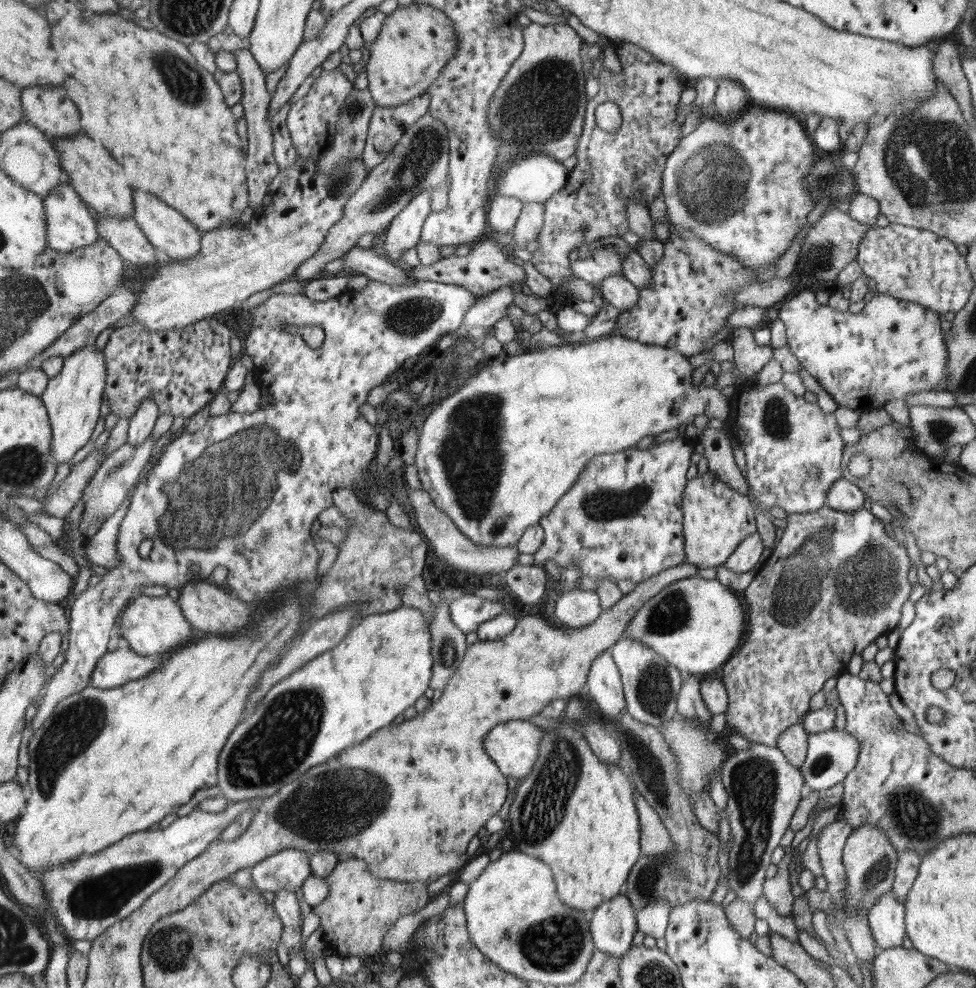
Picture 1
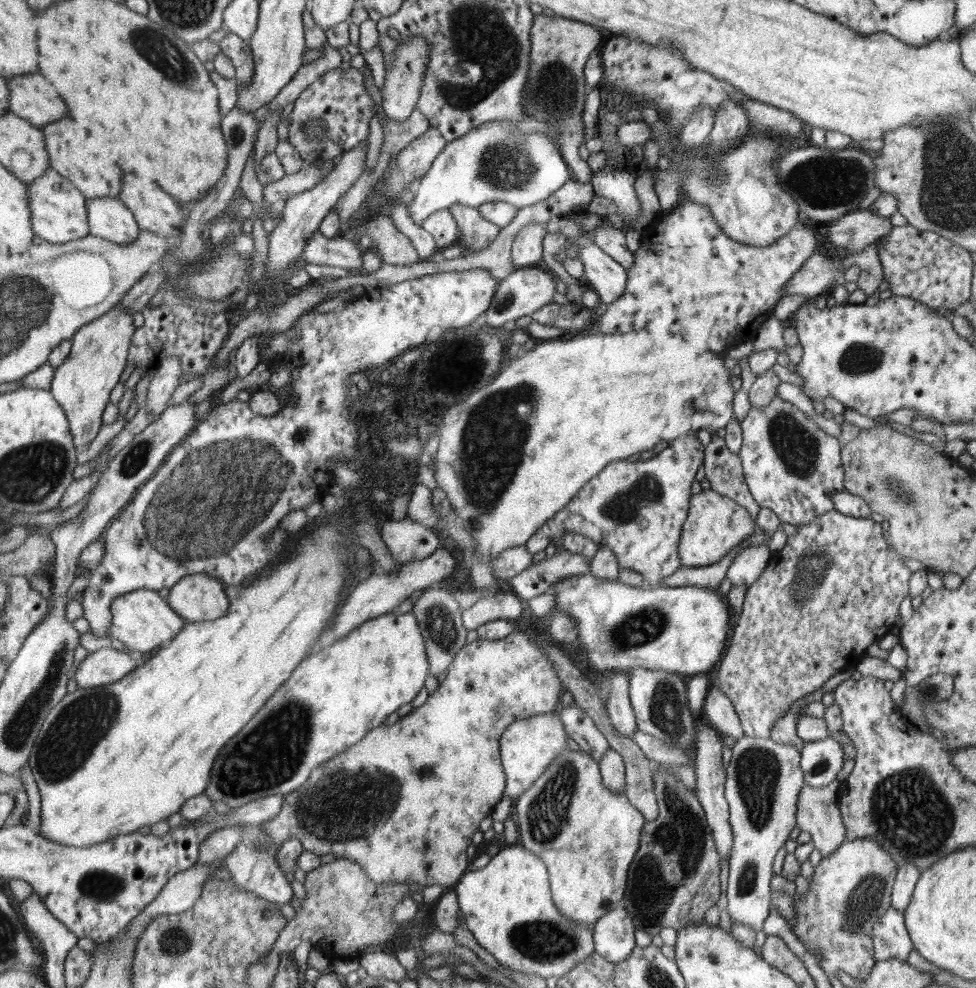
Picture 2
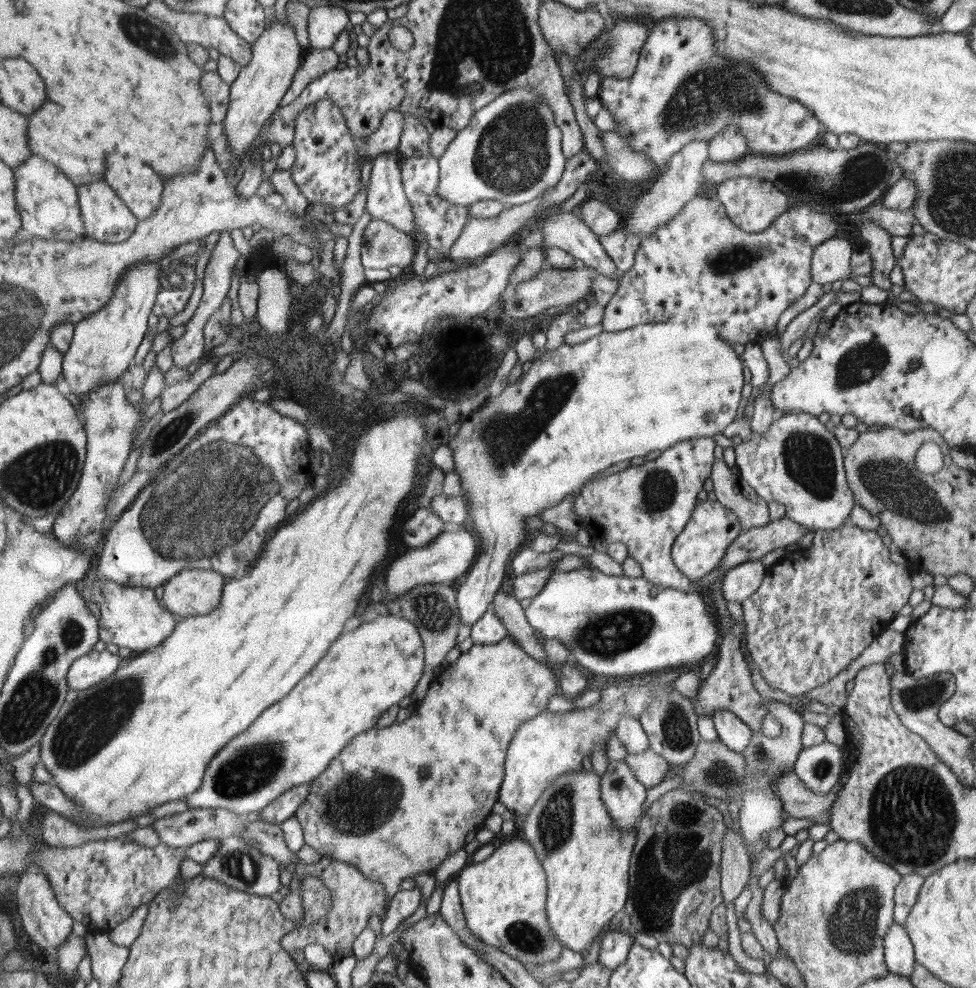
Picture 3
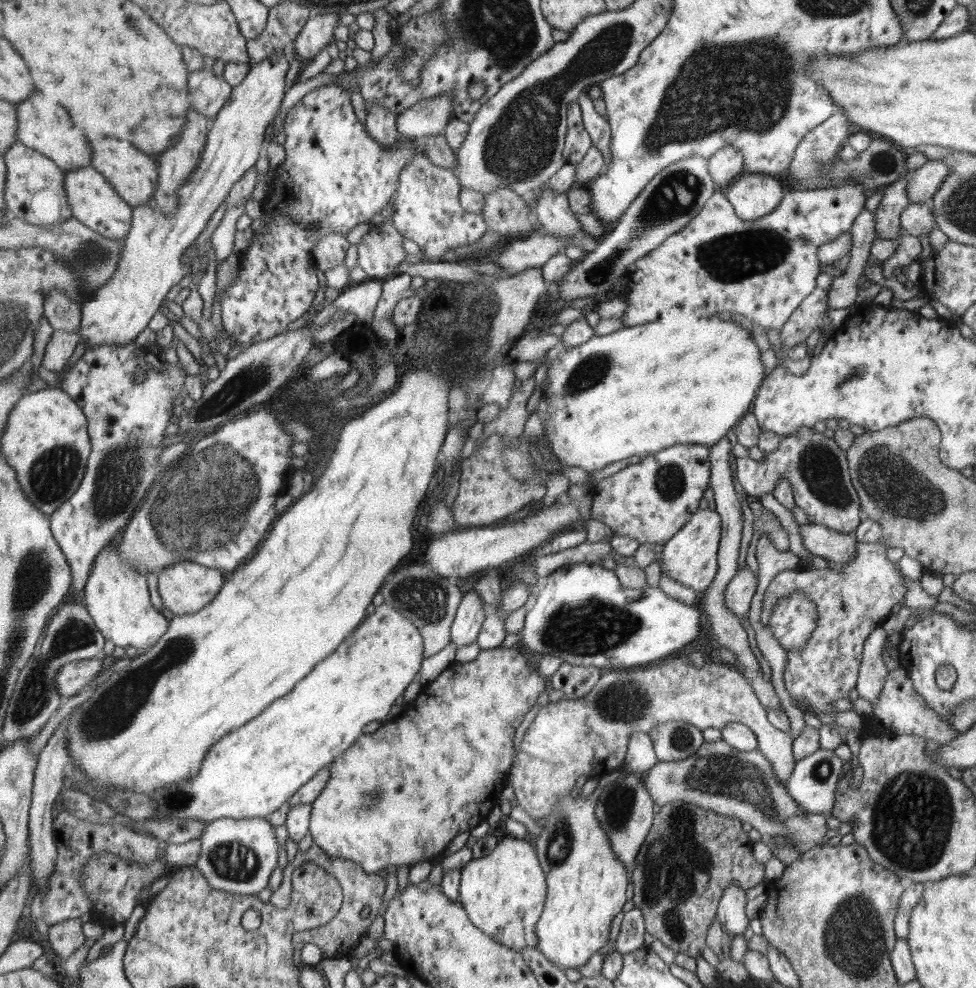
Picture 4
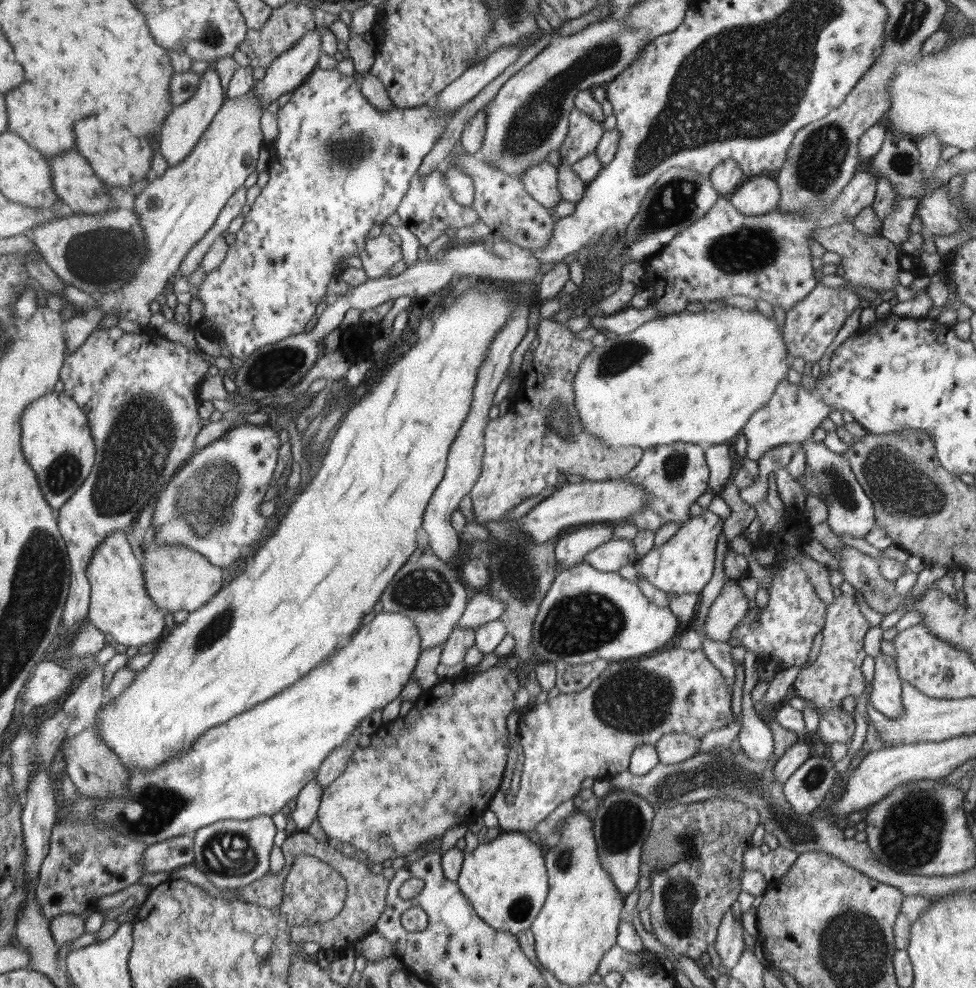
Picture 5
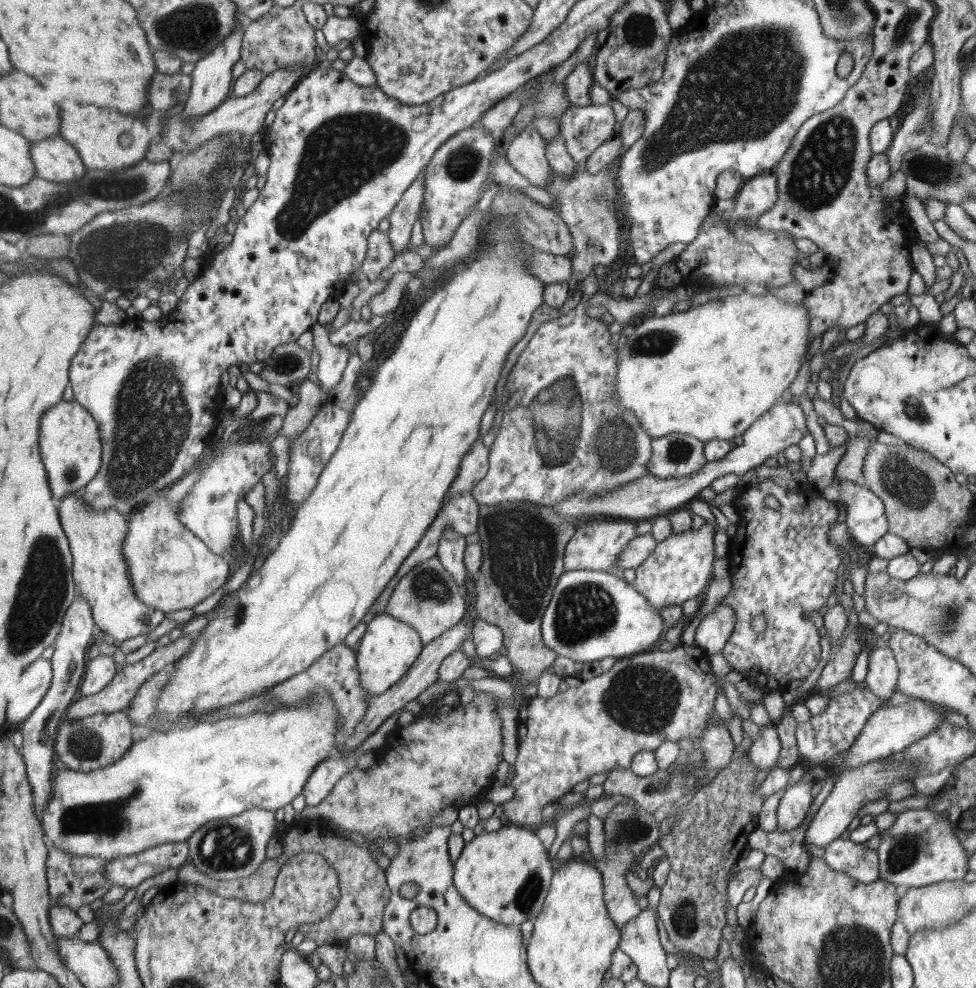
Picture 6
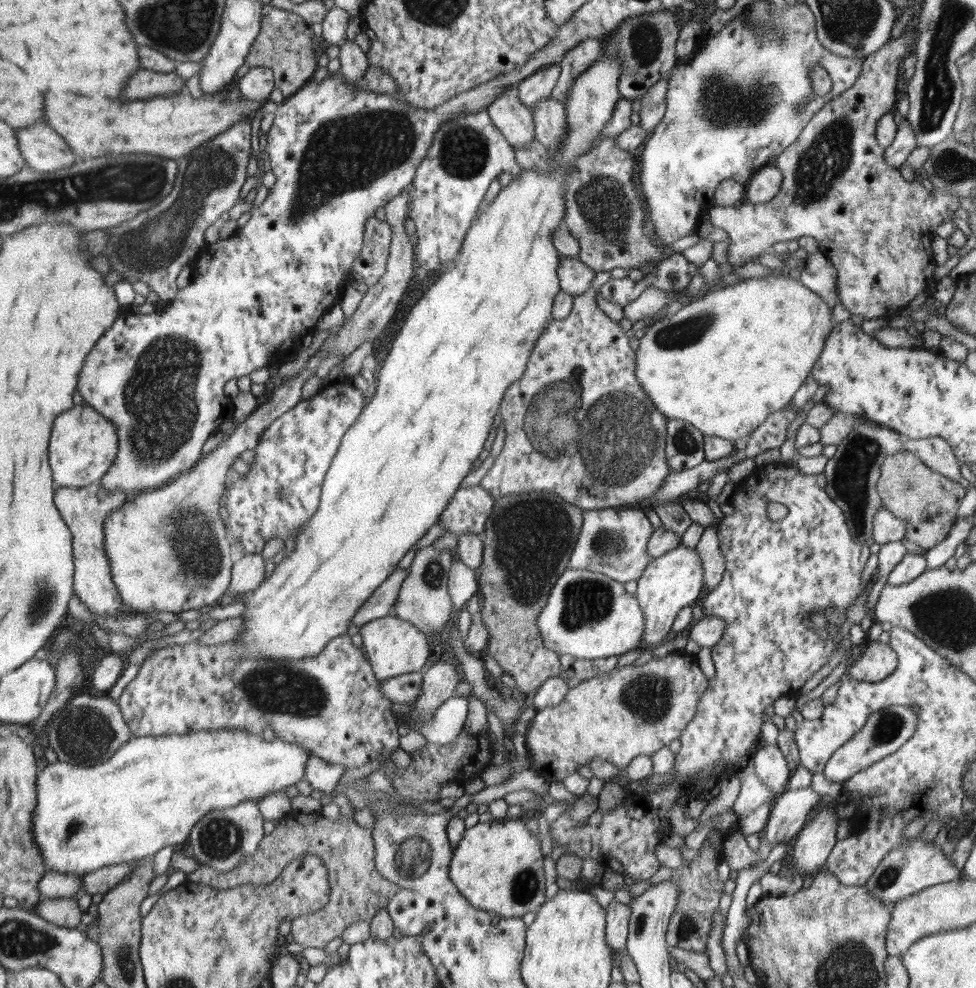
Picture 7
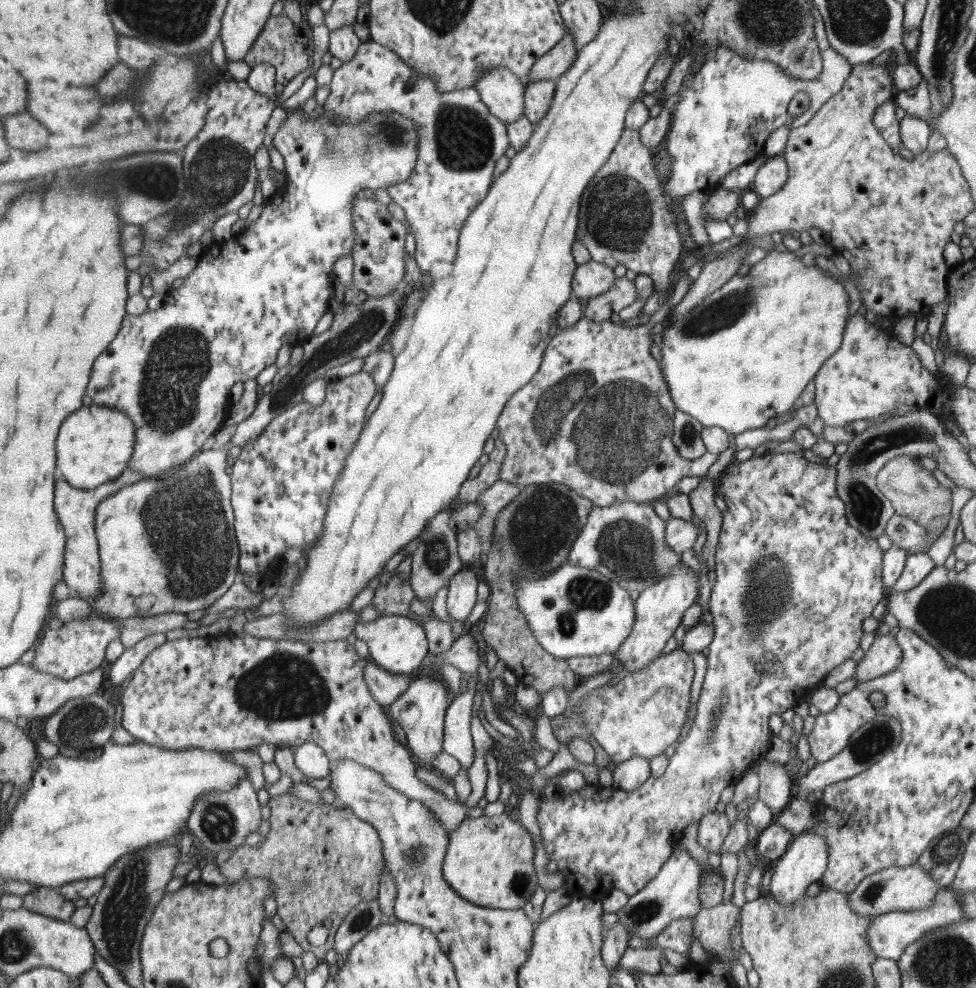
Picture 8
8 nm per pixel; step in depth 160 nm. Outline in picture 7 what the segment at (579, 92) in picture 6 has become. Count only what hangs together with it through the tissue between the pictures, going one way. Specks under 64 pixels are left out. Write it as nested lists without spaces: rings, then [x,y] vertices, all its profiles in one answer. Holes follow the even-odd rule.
[[[590,38],[590,40],[584,40],[578,46],[566,51],[562,62],[559,64],[561,73],[558,82],[551,92],[551,97],[554,100],[558,100],[564,106],[564,100],[568,96],[568,89],[573,85],[573,80],[581,72],[584,72],[585,68],[594,64],[601,53],[601,46],[598,38]]]

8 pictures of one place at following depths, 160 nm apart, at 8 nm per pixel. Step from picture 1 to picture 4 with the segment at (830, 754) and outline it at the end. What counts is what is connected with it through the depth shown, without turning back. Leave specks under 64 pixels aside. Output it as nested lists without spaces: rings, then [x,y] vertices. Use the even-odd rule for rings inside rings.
[[[822,748],[795,762],[792,774],[787,778],[787,793],[804,809],[804,812],[821,814],[825,818],[832,816],[835,805],[834,792],[838,777],[845,768],[845,762],[833,750]]]

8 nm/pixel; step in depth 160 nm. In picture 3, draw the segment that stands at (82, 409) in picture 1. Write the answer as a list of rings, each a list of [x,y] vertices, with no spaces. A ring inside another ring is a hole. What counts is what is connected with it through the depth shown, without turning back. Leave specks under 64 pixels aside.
[[[142,261],[132,265],[119,280],[115,288],[115,294],[99,310],[85,316],[75,324],[73,339],[69,349],[63,354],[63,374],[66,382],[70,385],[70,394],[74,394],[78,400],[83,399],[95,386],[120,380],[120,374],[124,374],[134,361],[134,355],[140,342],[148,330],[148,319],[153,313],[158,290],[160,290],[160,266],[152,262]]]

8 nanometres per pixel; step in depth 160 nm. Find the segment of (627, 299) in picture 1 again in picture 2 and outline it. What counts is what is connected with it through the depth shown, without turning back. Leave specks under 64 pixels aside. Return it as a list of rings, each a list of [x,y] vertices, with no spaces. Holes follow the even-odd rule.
[[[584,235],[569,241],[567,252],[573,253],[584,265],[584,282],[606,304],[624,294],[627,283],[627,270],[614,260],[595,242]]]

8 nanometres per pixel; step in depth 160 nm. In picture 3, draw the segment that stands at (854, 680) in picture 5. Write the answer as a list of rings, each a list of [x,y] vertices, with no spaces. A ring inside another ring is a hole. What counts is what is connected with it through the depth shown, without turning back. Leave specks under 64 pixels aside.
[[[847,521],[842,527],[833,531],[815,531],[812,544],[812,547],[802,548],[796,546],[790,549],[781,562],[768,566],[762,585],[752,594],[752,597],[741,604],[748,630],[748,633],[746,633],[746,648],[748,648],[748,652],[752,656],[752,662],[756,662],[758,668],[762,671],[762,676],[764,676],[770,687],[774,688],[774,690],[782,690],[789,696],[807,694],[810,690],[826,684],[829,680],[832,680],[832,677],[838,676],[842,671],[849,668],[857,659],[857,656],[860,656],[862,651],[866,650],[878,635],[881,635],[889,628],[890,622],[897,616],[900,608],[908,604],[908,597],[910,597],[914,589],[911,580],[912,573],[907,566],[898,565],[890,559],[892,549],[884,544],[882,531],[880,530],[862,530]]]

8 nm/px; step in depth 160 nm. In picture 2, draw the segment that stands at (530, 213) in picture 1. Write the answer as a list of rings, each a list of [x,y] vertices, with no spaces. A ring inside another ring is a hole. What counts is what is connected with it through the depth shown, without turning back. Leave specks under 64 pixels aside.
[[[545,223],[526,225],[516,235],[512,244],[511,259],[517,269],[535,266],[543,258],[543,240],[545,238]]]

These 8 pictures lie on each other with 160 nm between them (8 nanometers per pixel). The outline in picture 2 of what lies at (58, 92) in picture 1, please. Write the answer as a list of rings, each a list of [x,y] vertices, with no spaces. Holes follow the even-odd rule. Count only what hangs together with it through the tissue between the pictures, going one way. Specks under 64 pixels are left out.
[[[23,74],[7,79],[10,89],[9,111],[31,121],[39,129],[66,116],[66,104],[54,86],[40,74]]]

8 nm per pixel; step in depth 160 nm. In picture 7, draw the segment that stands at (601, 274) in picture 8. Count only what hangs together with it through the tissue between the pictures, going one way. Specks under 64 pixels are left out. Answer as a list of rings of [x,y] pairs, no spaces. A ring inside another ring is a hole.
[[[563,255],[557,273],[561,290],[573,296],[584,294],[591,287],[591,282],[597,275],[594,270],[586,266],[580,259],[564,257]]]

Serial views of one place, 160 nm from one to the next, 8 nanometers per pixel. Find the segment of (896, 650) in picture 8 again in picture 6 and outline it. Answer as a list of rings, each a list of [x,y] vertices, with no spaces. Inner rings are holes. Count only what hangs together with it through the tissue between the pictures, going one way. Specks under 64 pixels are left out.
[[[876,646],[876,648],[869,654],[868,672],[864,684],[868,688],[870,694],[876,695],[882,702],[887,701],[897,690],[897,680],[899,675],[899,668],[893,653],[893,650],[886,646]]]

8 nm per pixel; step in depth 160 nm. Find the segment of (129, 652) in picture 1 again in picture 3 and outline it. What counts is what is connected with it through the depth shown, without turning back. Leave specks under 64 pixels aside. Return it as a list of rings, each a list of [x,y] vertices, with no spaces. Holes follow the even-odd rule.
[[[106,649],[101,652],[92,650],[87,655],[81,656],[71,664],[67,672],[70,691],[86,690],[104,682],[119,669],[121,659]]]

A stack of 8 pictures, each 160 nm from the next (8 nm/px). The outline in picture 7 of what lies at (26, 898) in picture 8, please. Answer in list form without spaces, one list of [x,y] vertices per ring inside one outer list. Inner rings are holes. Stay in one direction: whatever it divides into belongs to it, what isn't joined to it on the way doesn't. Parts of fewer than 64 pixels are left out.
[[[42,898],[37,902],[35,912],[54,925],[62,925],[62,928],[76,929],[80,924],[76,898]]]

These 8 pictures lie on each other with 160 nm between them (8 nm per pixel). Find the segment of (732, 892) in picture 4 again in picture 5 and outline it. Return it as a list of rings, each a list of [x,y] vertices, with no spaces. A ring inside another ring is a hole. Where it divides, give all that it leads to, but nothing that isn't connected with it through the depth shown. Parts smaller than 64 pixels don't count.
[[[731,908],[725,912],[722,924],[718,928],[716,943],[714,943],[720,959],[722,959],[722,966],[727,970],[736,967],[738,959],[745,950],[744,943],[744,928],[740,920],[732,914]]]

